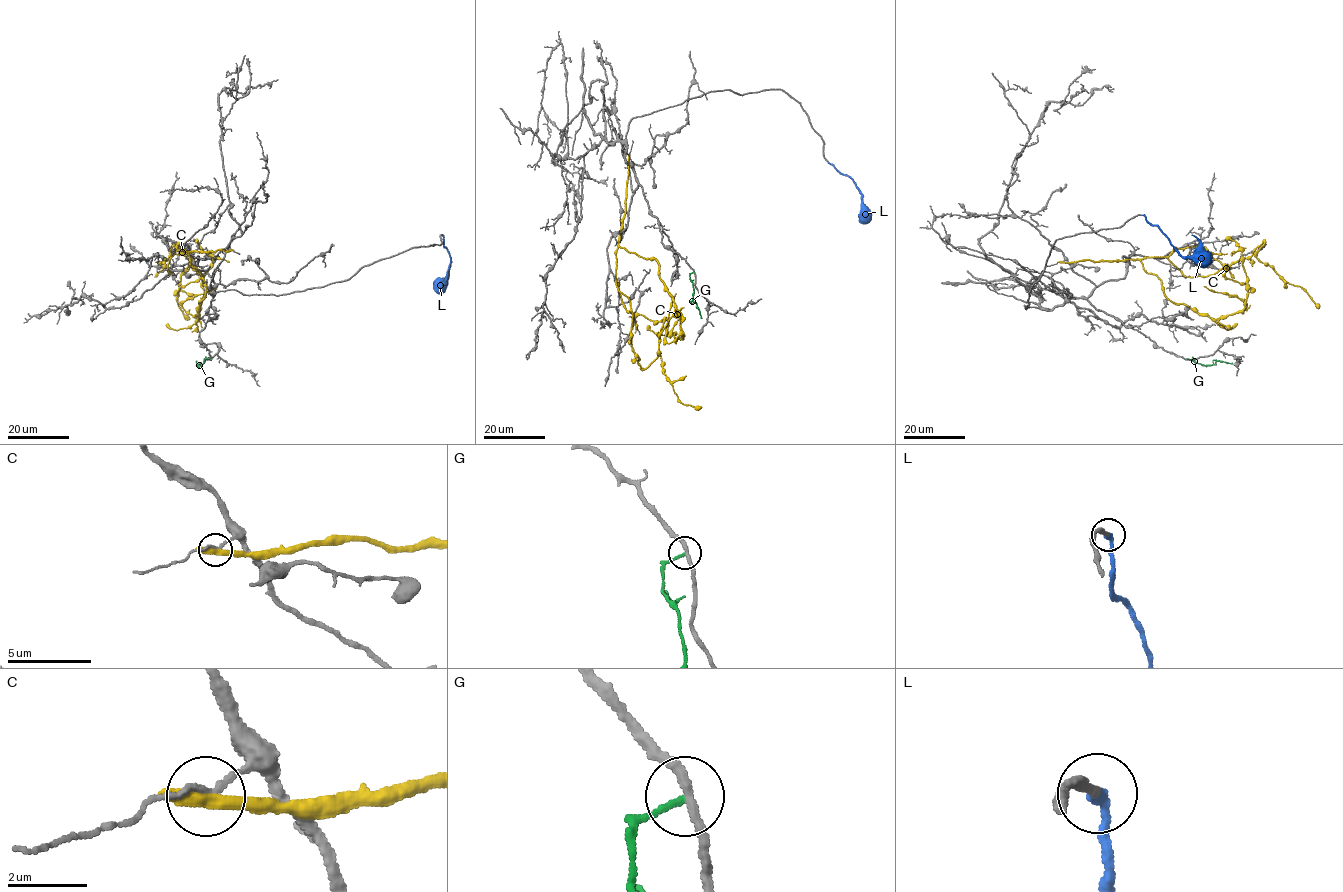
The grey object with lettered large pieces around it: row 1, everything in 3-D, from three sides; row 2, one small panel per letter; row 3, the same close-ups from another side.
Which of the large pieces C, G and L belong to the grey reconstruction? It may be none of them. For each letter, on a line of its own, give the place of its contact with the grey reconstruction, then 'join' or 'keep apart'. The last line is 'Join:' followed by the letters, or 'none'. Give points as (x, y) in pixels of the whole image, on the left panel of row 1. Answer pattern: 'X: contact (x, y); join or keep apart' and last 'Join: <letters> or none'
C: contact (231, 250); keep apart
G: contact (211, 359); keep apart
L: contact (443, 235); join
Join: L

